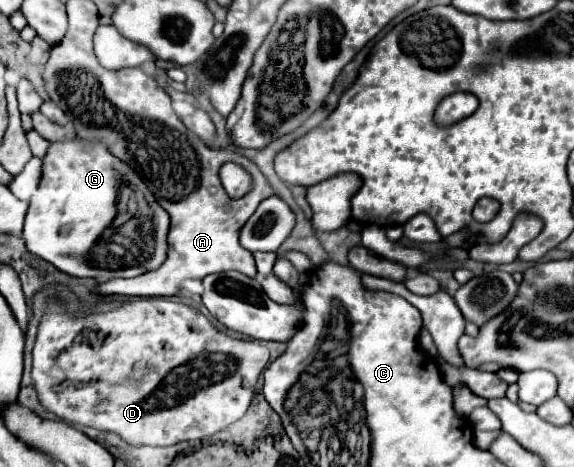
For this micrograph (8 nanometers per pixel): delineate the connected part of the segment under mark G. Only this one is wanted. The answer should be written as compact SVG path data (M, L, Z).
M65 141L51 145L43 159L43 177L25 217L23 239L33 255L55 265L73 277L93 277L99 283L109 279L137 277L157 269L169 251L169 215L155 201L139 175L123 161L117 161L103 145L93 141Z

